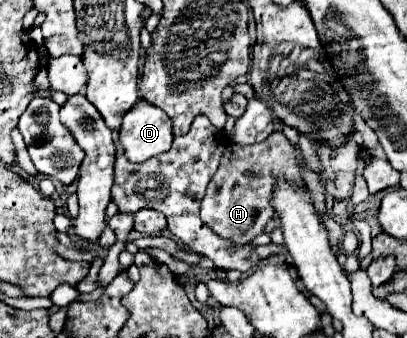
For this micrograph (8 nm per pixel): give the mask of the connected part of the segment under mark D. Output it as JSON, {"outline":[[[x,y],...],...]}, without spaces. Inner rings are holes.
{"outline":[[[138,102],[130,108],[120,126],[118,142],[132,162],[146,162],[148,158],[166,152],[172,146],[172,122],[156,106]]]}

